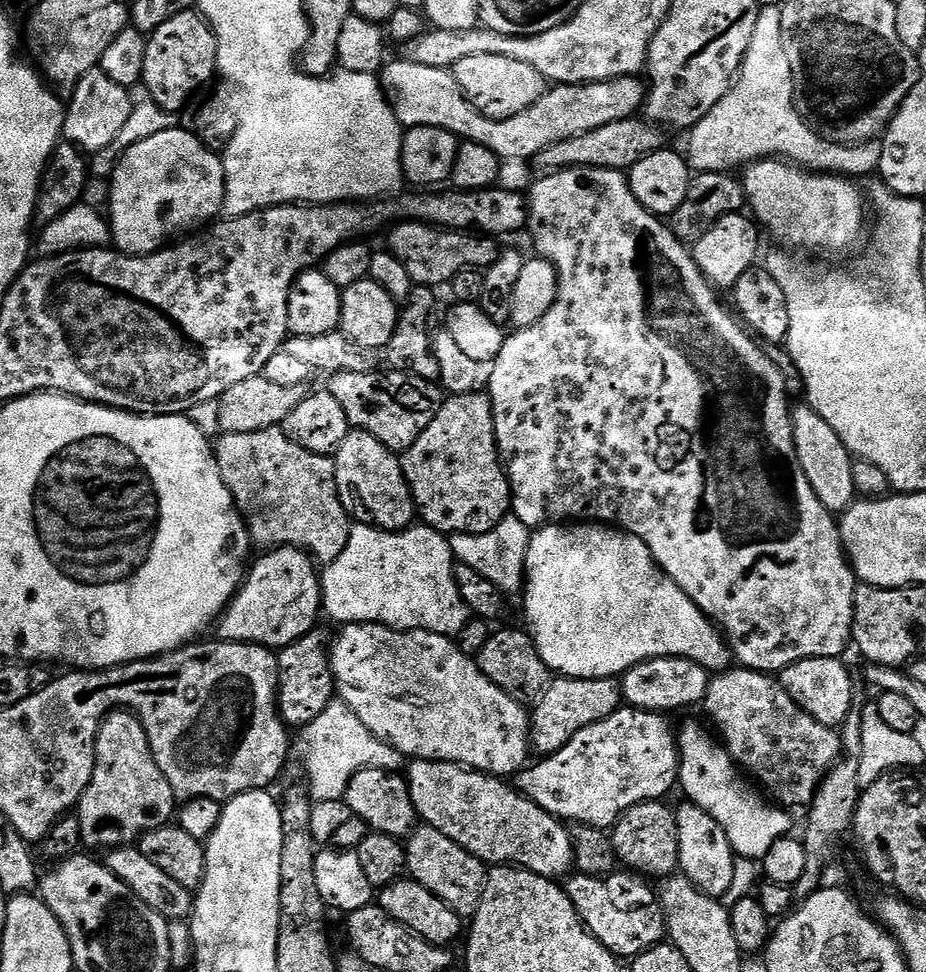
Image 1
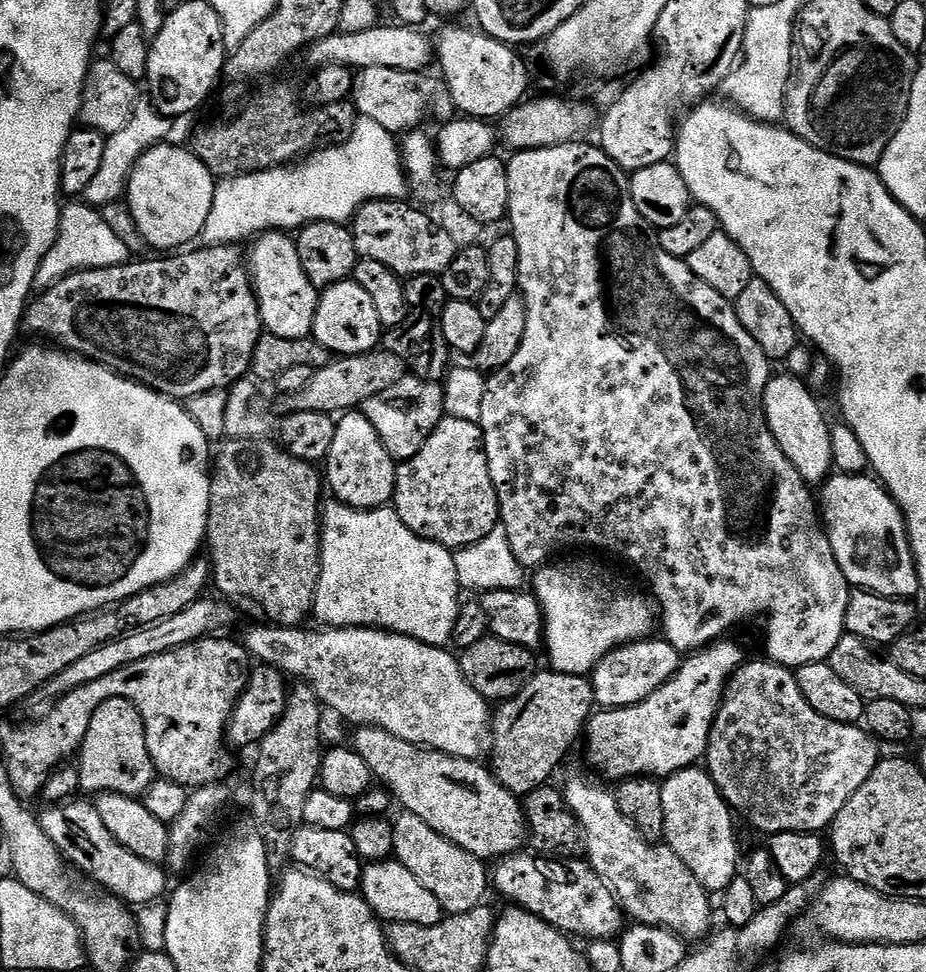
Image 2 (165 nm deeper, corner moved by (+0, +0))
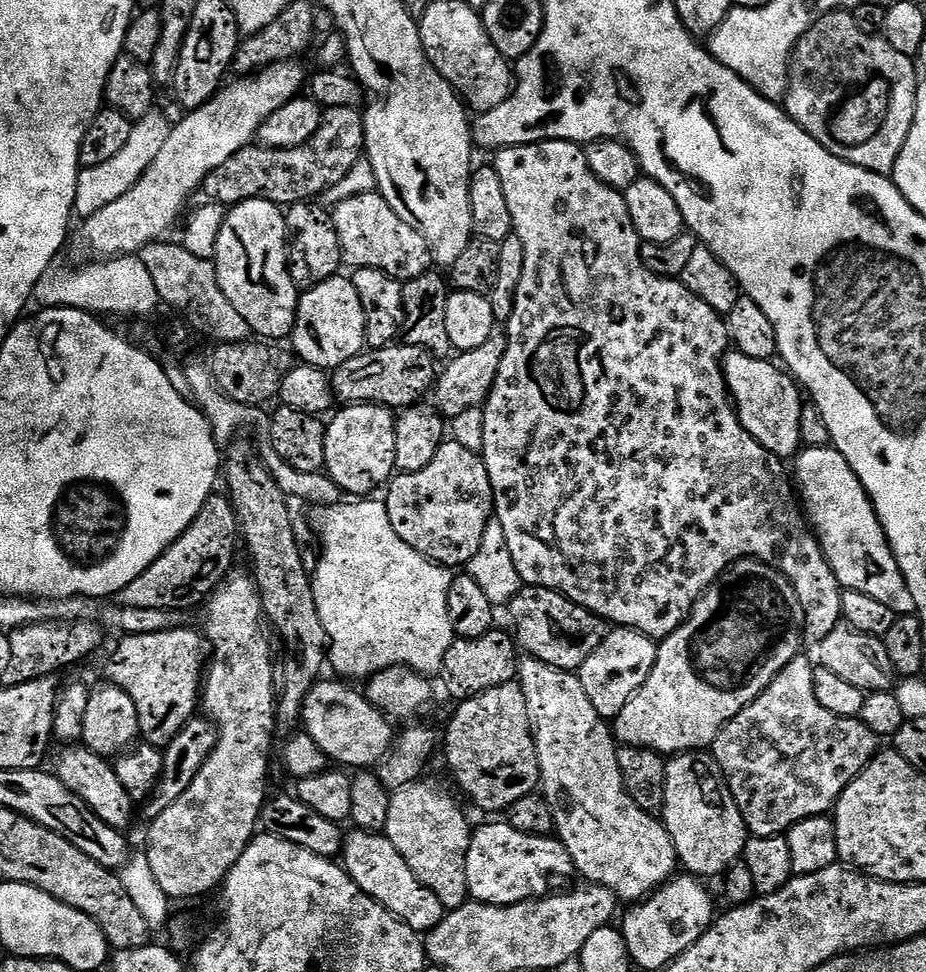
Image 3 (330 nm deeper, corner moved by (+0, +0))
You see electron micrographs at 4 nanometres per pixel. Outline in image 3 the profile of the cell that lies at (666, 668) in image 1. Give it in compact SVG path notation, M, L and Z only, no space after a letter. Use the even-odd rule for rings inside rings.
M613 627L602 646L582 662L578 670L582 690L586 690L586 698L590 698L594 710L598 710L605 720L615 721L622 706L642 690L646 678L650 678L650 670L654 670L657 647L657 641L651 636L635 632L633 628Z

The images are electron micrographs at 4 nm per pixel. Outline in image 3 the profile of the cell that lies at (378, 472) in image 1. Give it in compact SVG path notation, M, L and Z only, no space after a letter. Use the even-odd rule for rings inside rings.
M350 404L339 409L327 421L326 462L324 472L340 487L341 493L352 498L368 498L375 488L383 489L396 472L394 434L396 416L393 409L380 404Z

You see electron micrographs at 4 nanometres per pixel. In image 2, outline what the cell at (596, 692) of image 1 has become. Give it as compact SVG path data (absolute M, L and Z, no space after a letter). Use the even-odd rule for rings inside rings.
M537 671L517 696L503 701L497 712L495 709L490 720L490 771L506 790L521 798L552 780L552 771L567 758L576 739L585 735L597 707L588 676L547 671Z

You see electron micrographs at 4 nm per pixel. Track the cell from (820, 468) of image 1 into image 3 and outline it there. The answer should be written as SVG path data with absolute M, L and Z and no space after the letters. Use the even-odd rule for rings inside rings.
M735 350L729 351L722 361L730 399L744 429L767 452L772 452L781 458L792 458L802 448L800 442L802 392L797 381L783 367L775 368L774 365L772 360L750 358Z

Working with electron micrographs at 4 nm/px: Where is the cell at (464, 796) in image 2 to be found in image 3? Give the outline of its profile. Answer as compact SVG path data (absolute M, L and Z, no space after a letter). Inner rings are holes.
M336 678L331 679L321 679L305 698L302 713L303 731L310 738L314 738L314 742L318 744L318 750L322 750L328 756L329 761L336 763L337 760L340 763L337 765L348 770L375 769L376 765L388 755L394 743L394 731L392 732L391 726L388 725L389 717L372 705L363 691L355 692L351 688L353 687L351 683L341 682Z

